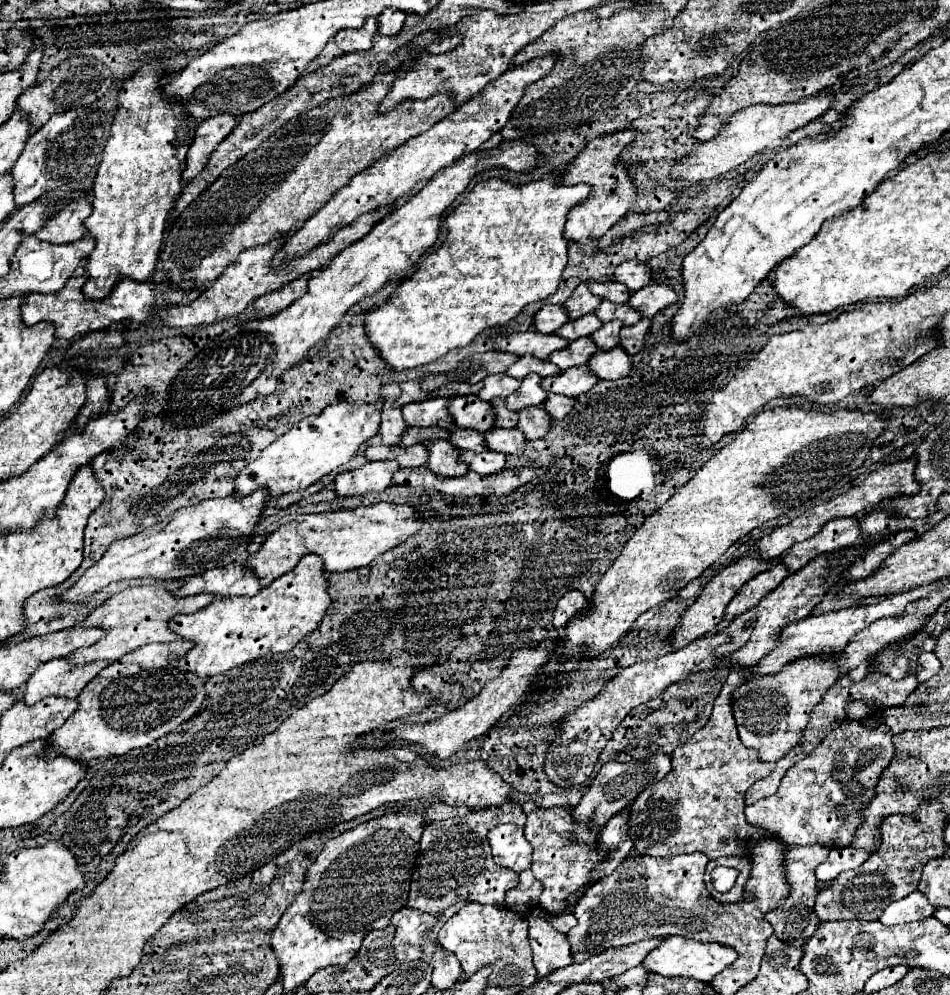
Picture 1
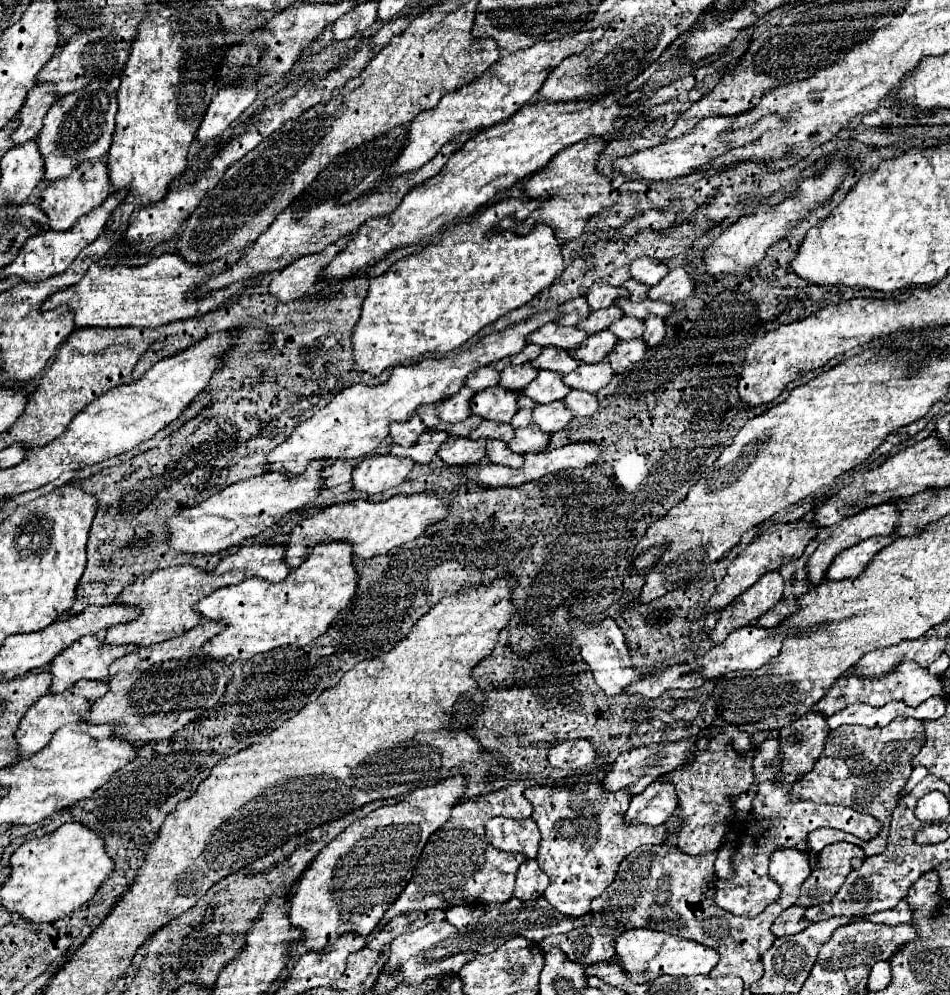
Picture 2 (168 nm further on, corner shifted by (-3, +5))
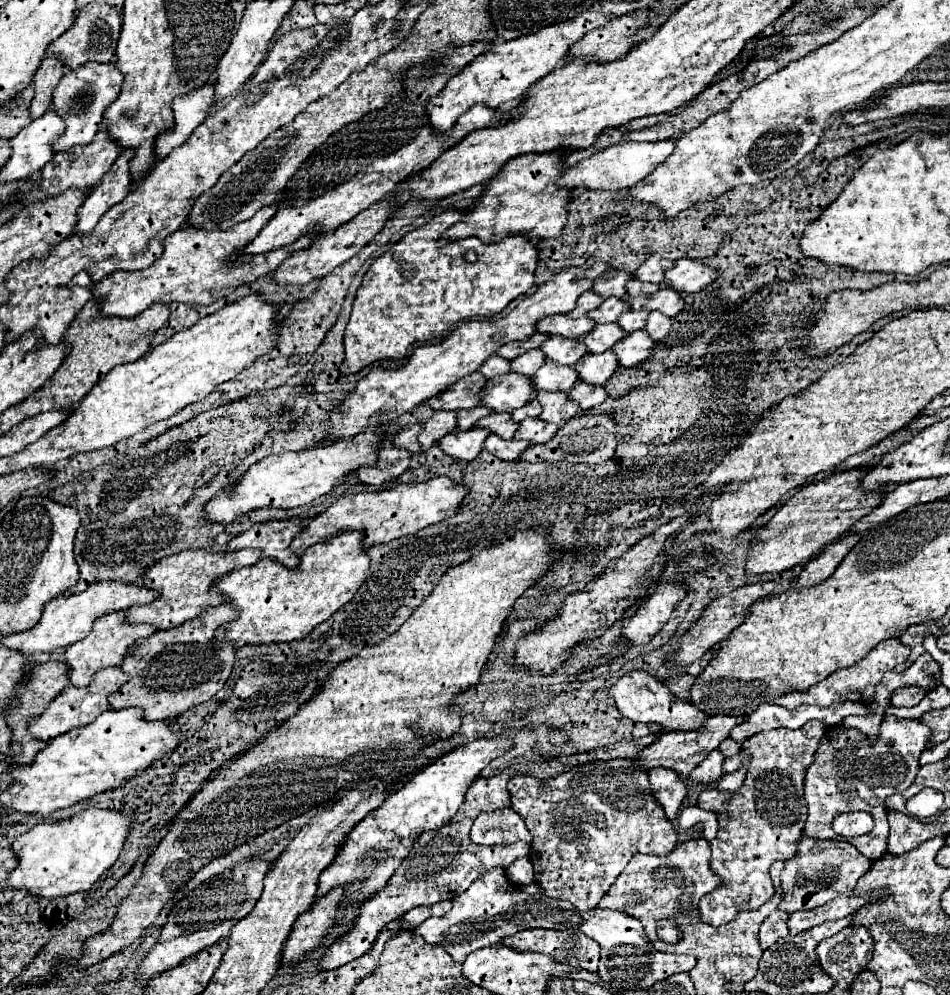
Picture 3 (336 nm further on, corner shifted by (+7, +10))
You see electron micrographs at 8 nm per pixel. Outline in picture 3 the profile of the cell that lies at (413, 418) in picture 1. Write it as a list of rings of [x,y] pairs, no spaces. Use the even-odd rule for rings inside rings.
[[[473,372],[465,378],[461,378],[453,388],[441,392],[441,396],[433,396],[427,404],[433,410],[461,410],[461,408],[475,408],[481,404],[479,392],[485,386],[487,378],[481,376],[481,372]]]

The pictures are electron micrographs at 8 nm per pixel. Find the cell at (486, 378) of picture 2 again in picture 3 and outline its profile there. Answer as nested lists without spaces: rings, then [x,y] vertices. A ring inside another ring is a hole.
[[[495,354],[495,356],[491,356],[491,358],[479,368],[479,372],[481,372],[485,378],[493,378],[493,376],[497,376],[497,374],[507,374],[507,372],[511,372],[509,360]]]

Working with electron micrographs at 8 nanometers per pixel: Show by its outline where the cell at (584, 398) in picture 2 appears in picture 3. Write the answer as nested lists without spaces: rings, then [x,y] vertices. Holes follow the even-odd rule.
[[[577,382],[571,390],[569,390],[569,398],[577,400],[581,410],[591,410],[593,406],[599,406],[601,402],[605,402],[607,398],[607,390],[603,386],[593,386],[593,384],[585,384],[585,382]]]

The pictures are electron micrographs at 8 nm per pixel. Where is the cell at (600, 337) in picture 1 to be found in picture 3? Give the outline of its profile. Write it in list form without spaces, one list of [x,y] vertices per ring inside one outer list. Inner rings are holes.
[[[631,310],[631,312],[625,312],[621,318],[619,318],[619,326],[625,330],[625,332],[635,332],[635,330],[641,330],[645,328],[645,320],[649,318],[649,312],[647,310]]]

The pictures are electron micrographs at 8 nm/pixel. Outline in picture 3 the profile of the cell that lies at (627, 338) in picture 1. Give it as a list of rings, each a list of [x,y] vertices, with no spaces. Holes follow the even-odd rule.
[[[655,310],[649,314],[649,322],[647,322],[645,330],[653,340],[663,340],[671,332],[671,326],[673,326],[673,318]]]

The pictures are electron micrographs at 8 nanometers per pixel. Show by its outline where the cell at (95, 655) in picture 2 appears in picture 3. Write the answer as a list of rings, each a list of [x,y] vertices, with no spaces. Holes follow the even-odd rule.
[[[123,610],[109,612],[109,614],[101,616],[95,622],[91,634],[87,638],[71,644],[65,652],[67,664],[71,666],[71,674],[69,674],[71,684],[73,686],[89,686],[93,682],[95,672],[121,664],[135,644],[139,644],[141,640],[149,638],[155,632],[157,632],[157,628],[153,628],[153,624],[125,624],[125,612]]]

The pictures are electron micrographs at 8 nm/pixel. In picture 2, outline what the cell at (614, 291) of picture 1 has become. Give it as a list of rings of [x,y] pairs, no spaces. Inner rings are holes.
[[[627,279],[623,283],[623,287],[627,287],[631,301],[643,301],[643,299],[647,299],[647,291],[649,291],[647,285],[641,285],[641,283],[633,281],[633,279]]]

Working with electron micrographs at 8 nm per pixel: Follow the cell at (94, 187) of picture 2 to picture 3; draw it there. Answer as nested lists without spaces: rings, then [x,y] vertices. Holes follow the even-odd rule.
[[[101,128],[97,132],[97,136],[93,138],[91,144],[85,144],[81,148],[69,148],[65,152],[57,152],[41,170],[43,180],[41,180],[41,190],[49,196],[57,196],[61,192],[65,192],[71,186],[77,188],[93,188],[101,182],[103,174],[111,168],[111,164],[115,162],[115,158],[121,154],[121,148],[117,148],[117,144],[113,144],[113,140],[109,140],[109,136],[105,136],[105,128]]]

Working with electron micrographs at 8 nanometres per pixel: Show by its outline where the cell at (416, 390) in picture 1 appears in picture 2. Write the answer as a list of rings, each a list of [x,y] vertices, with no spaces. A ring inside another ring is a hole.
[[[547,311],[529,317],[527,321],[517,323],[515,327],[509,327],[501,333],[491,333],[483,337],[477,345],[471,349],[449,355],[443,359],[423,359],[415,365],[399,365],[393,369],[393,375],[389,381],[367,387],[367,385],[351,385],[345,387],[335,395],[335,399],[319,409],[311,419],[295,425],[291,437],[287,437],[281,445],[277,445],[267,455],[267,471],[287,471],[287,473],[305,473],[309,461],[321,461],[321,467],[329,467],[335,461],[347,461],[347,459],[361,459],[365,455],[371,455],[375,447],[381,445],[381,441],[389,435],[389,423],[391,421],[405,421],[409,415],[415,413],[415,407],[419,405],[433,405],[439,401],[445,401],[447,397],[455,395],[461,387],[465,377],[493,361],[517,355],[525,347],[525,339],[531,331],[543,327],[545,323],[551,323],[559,317],[557,311]]]

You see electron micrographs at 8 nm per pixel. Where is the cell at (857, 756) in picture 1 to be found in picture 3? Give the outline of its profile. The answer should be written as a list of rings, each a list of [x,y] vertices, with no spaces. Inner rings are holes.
[[[885,716],[881,722],[881,734],[875,744],[869,744],[867,736],[857,730],[827,728],[815,762],[805,776],[805,800],[809,804],[809,818],[805,822],[805,834],[817,840],[841,838],[831,830],[835,816],[843,812],[867,812],[873,816],[873,830],[855,838],[857,850],[869,860],[879,860],[887,852],[889,822],[883,818],[883,804],[889,796],[905,792],[919,770],[919,756],[929,744],[929,728],[919,720],[899,720],[897,716]]]

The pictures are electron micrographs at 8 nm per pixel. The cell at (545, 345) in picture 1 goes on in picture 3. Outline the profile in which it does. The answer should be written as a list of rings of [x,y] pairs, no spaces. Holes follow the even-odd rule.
[[[557,314],[557,316],[547,316],[541,322],[537,322],[537,330],[539,332],[547,332],[547,334],[557,334],[557,336],[565,336],[565,338],[583,338],[585,334],[589,334],[595,328],[595,322],[591,322],[587,316],[579,316],[579,318],[569,318],[567,314]]]

